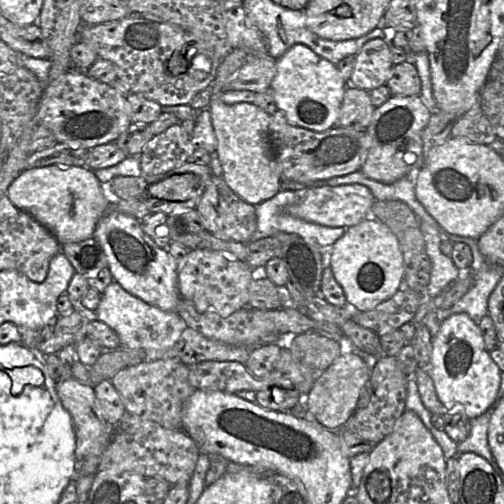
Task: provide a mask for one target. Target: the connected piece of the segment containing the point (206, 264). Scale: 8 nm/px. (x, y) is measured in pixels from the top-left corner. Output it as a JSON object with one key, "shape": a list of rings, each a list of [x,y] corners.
{"shape":[[[194,249],[188,252],[186,262],[178,268],[178,289],[180,297],[191,302],[197,311],[213,311],[222,317],[248,307],[249,286],[254,270],[229,253]]]}

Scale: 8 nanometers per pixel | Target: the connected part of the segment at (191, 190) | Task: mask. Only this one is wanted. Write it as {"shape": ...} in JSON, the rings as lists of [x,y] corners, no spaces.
{"shape":[[[192,174],[174,175],[151,184],[147,193],[150,197],[167,201],[186,201],[196,197],[199,178]]]}

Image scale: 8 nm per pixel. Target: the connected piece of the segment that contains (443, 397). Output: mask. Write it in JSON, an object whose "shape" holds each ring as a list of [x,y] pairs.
{"shape":[[[466,313],[453,314],[442,321],[433,338],[430,376],[438,399],[448,410],[461,410],[469,419],[483,414],[497,397],[501,374],[485,348],[478,324]]]}

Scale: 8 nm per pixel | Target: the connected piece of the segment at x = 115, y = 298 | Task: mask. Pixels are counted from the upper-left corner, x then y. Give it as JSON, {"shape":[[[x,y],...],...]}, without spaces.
{"shape":[[[113,281],[101,294],[100,303],[93,315],[107,324],[118,335],[121,347],[145,350],[147,359],[176,358],[168,356],[182,332],[188,327],[176,311],[164,311],[128,293]]]}

